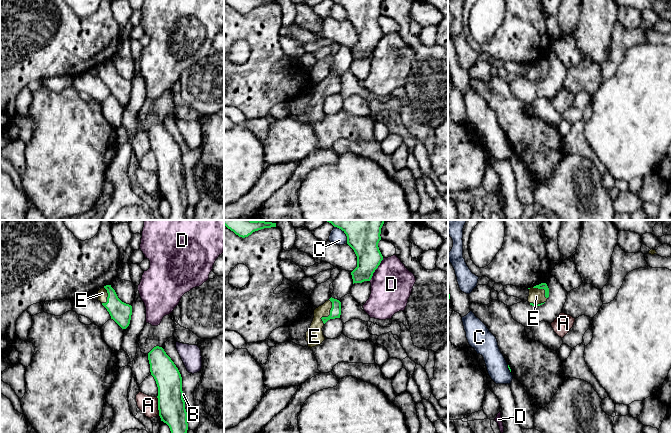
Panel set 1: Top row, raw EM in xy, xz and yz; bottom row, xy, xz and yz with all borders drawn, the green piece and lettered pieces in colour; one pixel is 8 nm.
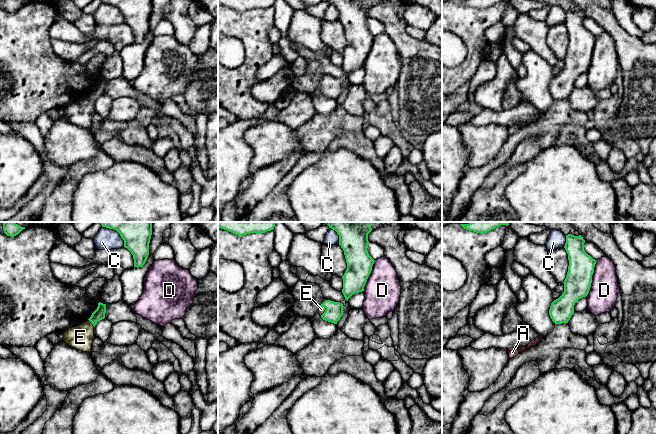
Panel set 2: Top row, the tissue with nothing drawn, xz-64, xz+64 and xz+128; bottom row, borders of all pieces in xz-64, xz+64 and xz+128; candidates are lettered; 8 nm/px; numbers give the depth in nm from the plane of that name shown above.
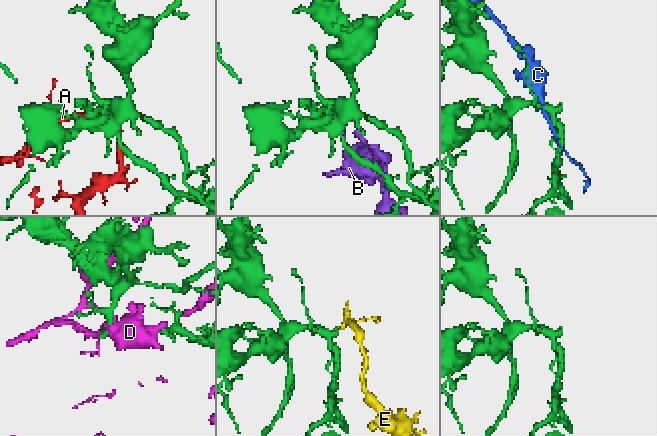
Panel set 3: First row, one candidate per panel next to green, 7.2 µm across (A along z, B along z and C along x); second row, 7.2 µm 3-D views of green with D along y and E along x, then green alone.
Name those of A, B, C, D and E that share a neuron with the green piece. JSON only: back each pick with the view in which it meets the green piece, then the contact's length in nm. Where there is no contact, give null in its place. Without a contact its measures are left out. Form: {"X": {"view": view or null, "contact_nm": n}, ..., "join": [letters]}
{"E": {"view": "xz", "contact_nm": 200}, "join": ["E"]}

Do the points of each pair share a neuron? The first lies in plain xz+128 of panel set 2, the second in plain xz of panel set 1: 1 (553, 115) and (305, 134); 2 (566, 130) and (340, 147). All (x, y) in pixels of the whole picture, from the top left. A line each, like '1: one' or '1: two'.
1: two
2: one

